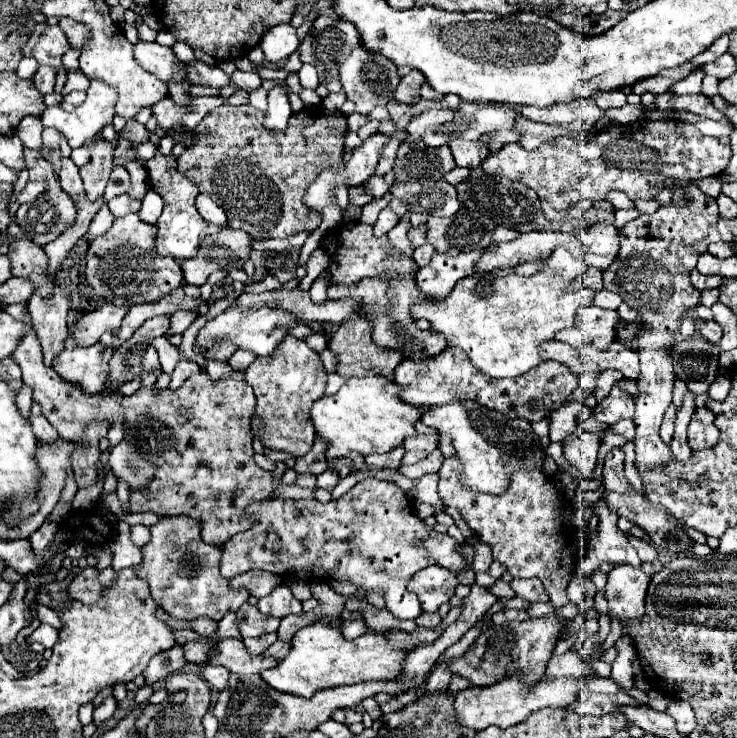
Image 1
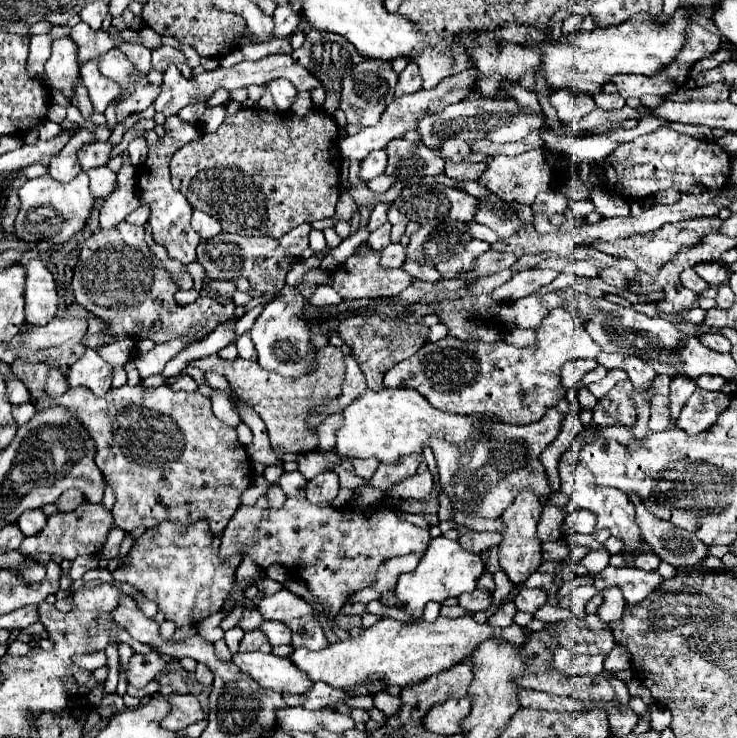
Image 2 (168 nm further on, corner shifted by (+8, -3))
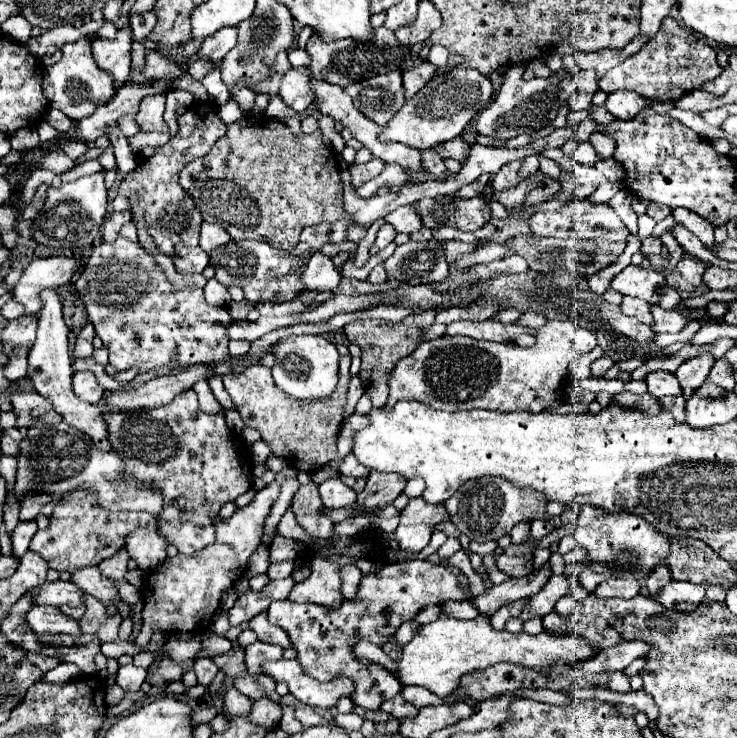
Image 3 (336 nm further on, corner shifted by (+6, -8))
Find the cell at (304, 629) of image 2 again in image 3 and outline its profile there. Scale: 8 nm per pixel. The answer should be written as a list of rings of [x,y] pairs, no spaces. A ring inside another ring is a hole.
[[[406,560],[406,562],[398,562],[398,564],[386,564],[382,566],[376,574],[362,574],[362,582],[358,586],[356,598],[354,600],[344,600],[344,604],[340,608],[324,608],[320,604],[296,604],[290,600],[278,600],[272,602],[268,608],[268,620],[280,628],[284,628],[298,652],[298,662],[302,664],[302,668],[314,676],[320,682],[332,680],[336,676],[346,676],[350,680],[356,682],[356,690],[352,694],[352,700],[356,706],[364,706],[368,710],[378,710],[380,704],[384,700],[394,698],[400,690],[402,684],[396,680],[394,674],[390,674],[384,666],[380,664],[372,664],[372,668],[364,668],[364,660],[356,658],[352,652],[352,644],[350,638],[352,636],[360,636],[360,640],[370,640],[376,646],[382,646],[390,636],[394,636],[394,632],[400,628],[402,622],[406,620],[414,620],[418,616],[418,612],[422,608],[426,608],[428,604],[444,604],[448,600],[468,600],[470,592],[462,590],[458,586],[458,578],[444,566],[444,564],[434,564],[428,560]]]

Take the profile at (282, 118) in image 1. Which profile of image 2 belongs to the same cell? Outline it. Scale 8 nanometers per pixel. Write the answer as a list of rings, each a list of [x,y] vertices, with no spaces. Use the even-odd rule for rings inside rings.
[[[276,79],[276,81],[268,83],[268,91],[270,91],[278,111],[288,111],[290,105],[294,103],[296,93],[298,93],[296,87],[290,81],[286,81],[286,79]]]

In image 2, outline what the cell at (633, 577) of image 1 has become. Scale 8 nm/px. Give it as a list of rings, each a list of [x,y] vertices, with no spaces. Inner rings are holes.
[[[608,565],[602,573],[594,577],[594,587],[598,593],[604,593],[606,589],[620,589],[626,605],[640,603],[648,597],[648,593],[660,583],[662,579],[654,571],[640,571],[636,567],[612,567]]]

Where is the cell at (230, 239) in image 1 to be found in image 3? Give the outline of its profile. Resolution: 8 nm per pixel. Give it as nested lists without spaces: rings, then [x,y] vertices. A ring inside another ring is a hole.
[[[350,218],[340,220],[336,224],[322,222],[318,226],[310,226],[302,230],[300,244],[292,254],[286,254],[278,248],[268,246],[266,242],[256,242],[256,240],[230,240],[230,244],[224,244],[216,250],[210,252],[210,266],[216,272],[216,280],[224,284],[226,288],[230,286],[240,286],[244,290],[244,296],[252,300],[254,304],[260,300],[272,300],[272,302],[290,302],[300,294],[300,272],[304,272],[310,256],[320,250],[328,242],[342,242],[346,236],[346,228],[350,226]]]

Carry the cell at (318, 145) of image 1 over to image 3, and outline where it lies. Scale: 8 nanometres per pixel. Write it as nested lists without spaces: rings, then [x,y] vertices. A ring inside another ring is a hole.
[[[250,114],[250,118],[230,124],[226,134],[212,146],[210,154],[190,162],[188,168],[180,172],[180,184],[200,208],[202,218],[210,224],[222,226],[232,240],[260,240],[286,252],[296,248],[300,232],[306,226],[316,226],[320,222],[332,224],[336,220],[344,220],[346,216],[342,208],[338,154],[324,148],[322,132],[316,130],[314,134],[298,138],[286,124],[268,116]]]

